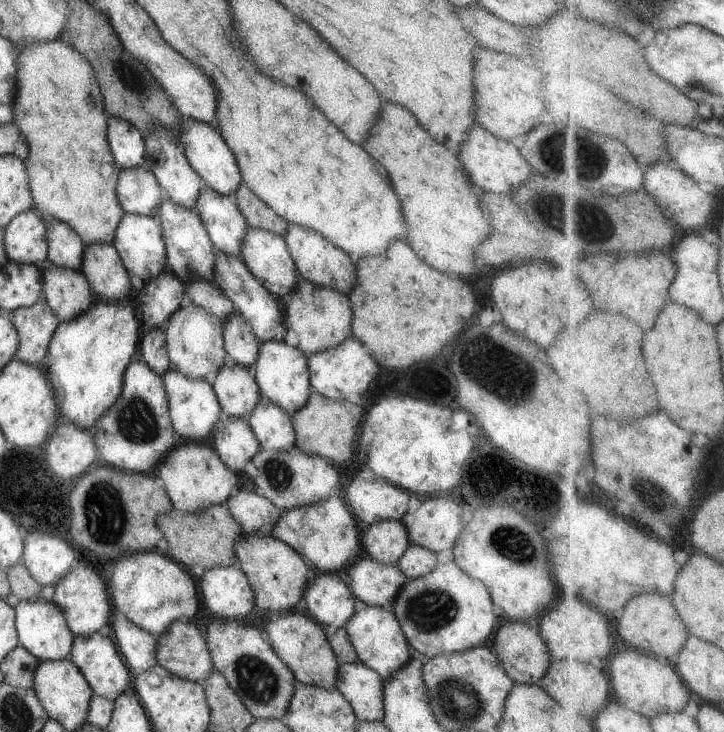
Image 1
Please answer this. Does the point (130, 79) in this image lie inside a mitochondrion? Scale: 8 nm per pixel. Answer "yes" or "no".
yes

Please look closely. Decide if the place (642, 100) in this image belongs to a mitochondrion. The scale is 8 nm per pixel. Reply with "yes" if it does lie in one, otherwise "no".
no

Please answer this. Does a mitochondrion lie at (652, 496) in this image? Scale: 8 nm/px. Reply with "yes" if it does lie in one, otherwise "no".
yes

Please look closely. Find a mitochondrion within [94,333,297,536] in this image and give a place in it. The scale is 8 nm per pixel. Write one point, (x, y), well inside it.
(137, 423)

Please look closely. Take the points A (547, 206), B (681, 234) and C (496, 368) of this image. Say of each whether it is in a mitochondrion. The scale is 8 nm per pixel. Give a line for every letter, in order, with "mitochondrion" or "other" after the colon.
A: mitochondrion
B: other
C: mitochondrion

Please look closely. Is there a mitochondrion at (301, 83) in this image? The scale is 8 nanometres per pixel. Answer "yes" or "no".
no

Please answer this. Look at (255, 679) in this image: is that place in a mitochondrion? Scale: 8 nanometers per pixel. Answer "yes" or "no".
yes

